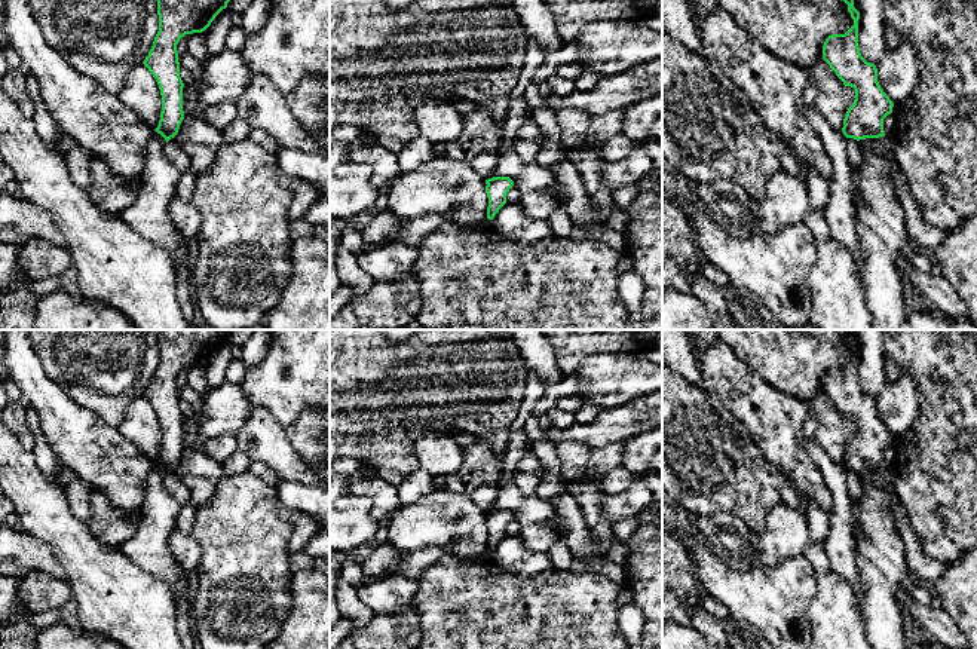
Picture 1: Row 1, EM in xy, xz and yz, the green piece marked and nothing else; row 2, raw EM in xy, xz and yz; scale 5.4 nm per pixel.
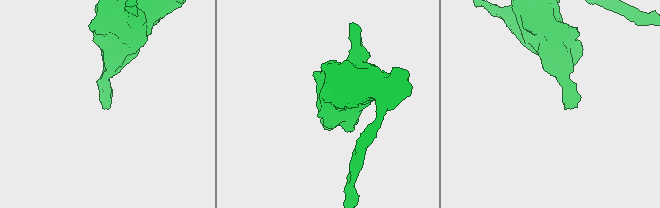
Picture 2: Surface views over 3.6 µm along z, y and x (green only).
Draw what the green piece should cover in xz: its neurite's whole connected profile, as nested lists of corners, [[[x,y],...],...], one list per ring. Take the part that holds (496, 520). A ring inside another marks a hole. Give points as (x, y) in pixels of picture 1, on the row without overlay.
[[[493,509],[486,512],[488,530],[487,551],[493,552],[499,542],[506,536],[506,526],[514,518],[509,509]]]

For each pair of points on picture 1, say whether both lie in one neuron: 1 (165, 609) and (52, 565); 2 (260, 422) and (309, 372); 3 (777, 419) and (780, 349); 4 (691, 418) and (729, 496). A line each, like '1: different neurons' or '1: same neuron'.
1: different neurons
2: different neurons
3: different neurons
4: same neuron

